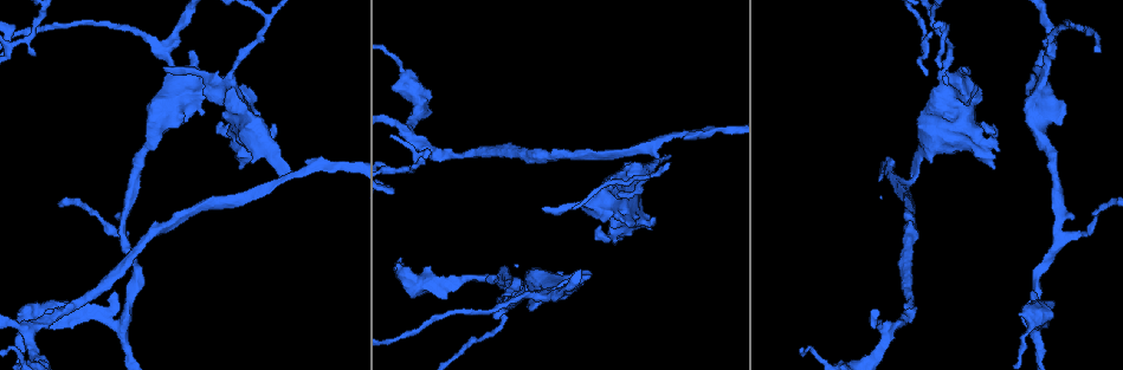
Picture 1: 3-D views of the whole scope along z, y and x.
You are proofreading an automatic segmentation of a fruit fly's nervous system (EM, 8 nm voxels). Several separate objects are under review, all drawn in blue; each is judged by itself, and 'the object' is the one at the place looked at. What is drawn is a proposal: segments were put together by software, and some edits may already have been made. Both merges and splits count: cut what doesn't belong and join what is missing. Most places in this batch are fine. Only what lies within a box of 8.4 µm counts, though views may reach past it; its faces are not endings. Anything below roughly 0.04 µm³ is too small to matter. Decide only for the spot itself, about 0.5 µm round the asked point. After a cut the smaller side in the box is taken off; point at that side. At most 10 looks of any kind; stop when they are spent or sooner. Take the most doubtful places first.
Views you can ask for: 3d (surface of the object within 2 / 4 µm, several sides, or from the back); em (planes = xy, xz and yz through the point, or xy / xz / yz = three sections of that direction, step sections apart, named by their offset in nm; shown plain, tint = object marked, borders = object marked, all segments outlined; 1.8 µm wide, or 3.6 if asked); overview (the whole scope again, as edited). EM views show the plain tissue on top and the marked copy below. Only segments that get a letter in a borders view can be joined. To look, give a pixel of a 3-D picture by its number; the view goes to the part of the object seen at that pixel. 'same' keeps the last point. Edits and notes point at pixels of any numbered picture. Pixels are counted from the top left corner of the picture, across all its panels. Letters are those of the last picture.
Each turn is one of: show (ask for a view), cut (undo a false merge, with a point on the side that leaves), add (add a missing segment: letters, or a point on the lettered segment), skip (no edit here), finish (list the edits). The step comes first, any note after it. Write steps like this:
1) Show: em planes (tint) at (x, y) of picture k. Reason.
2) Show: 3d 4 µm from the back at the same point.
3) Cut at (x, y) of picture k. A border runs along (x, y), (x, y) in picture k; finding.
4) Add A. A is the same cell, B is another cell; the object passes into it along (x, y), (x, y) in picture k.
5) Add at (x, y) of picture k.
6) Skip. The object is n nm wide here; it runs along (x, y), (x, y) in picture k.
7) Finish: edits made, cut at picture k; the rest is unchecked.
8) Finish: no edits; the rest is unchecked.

Show: 3d 4 µm at (191, 51) of picture 1. An open end.

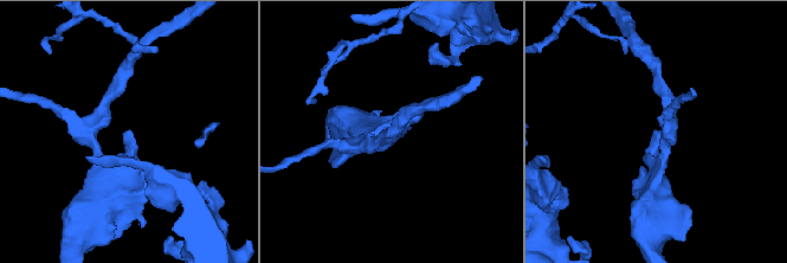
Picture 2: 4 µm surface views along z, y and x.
Show: em planes (tint) at (656, 131) of picture 2.

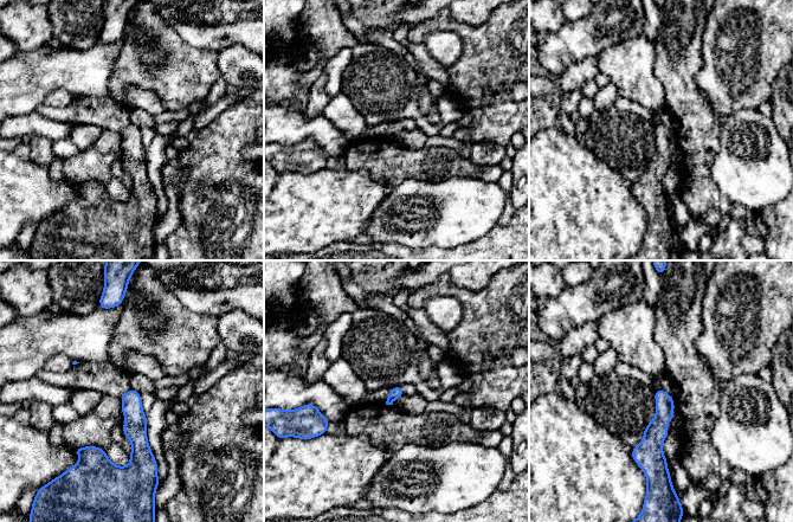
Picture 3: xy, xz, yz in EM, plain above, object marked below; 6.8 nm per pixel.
Show: em planes (borders) at the same point. See the neighbours.

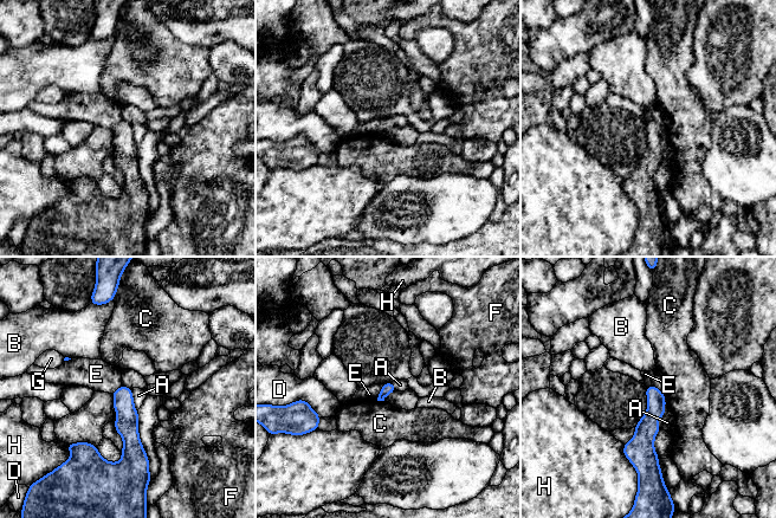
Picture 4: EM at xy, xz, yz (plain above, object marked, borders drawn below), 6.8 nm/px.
Skip. A, B, C, D, E, F, G and H are other cells; a border runs along (383, 384), (376, 400) in picture 4; none of them fits.

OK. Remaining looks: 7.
Show: em planes (borders) at (910, 182) of picture 1. Thick turns thin.

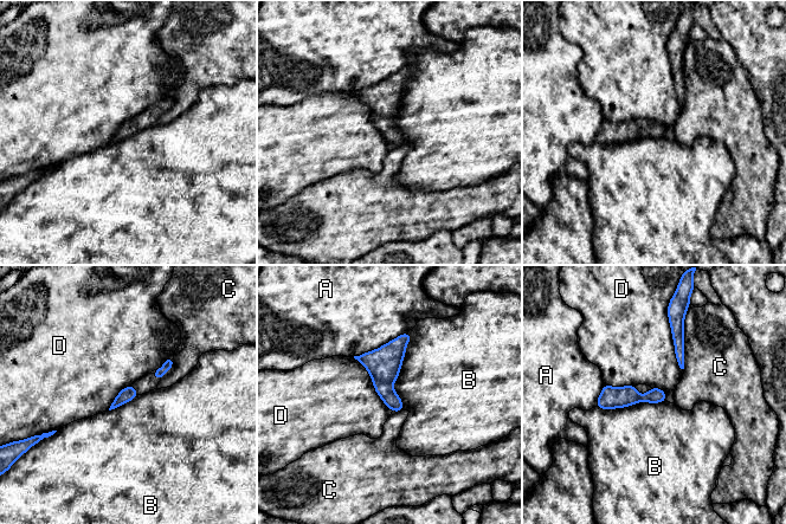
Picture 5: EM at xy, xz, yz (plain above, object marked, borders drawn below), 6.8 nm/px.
Skip. A, B, C and D are other cells; a border runs along (408, 331), (393, 383), (403, 409) in picture 5; continuous, no second cell.

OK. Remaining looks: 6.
Show: 3d 4 µm at (132, 300) of picture 1. Three arms meet.

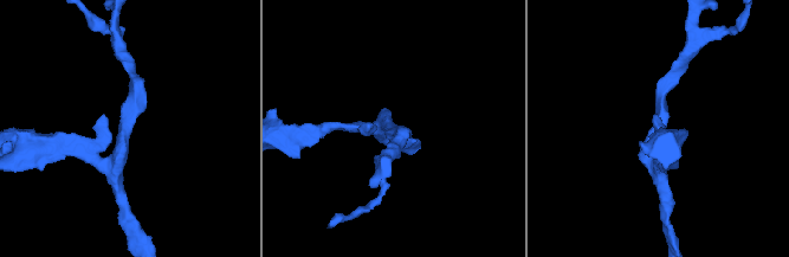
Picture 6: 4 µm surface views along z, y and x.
Show: em planes (tint) at (125, 130) of picture 6. 3 arms meet here; the arms are 160, 200, 220 nm wide; now the EM.

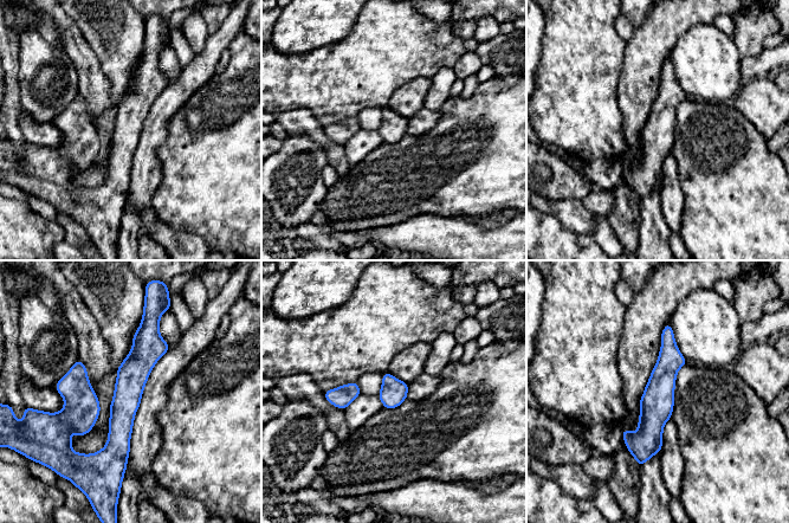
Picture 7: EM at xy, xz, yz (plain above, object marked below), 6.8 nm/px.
Show: em planes (borders) at the same point.

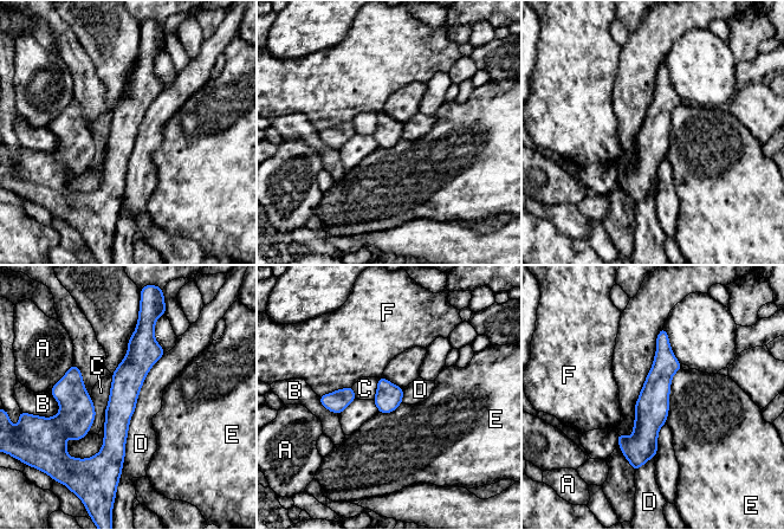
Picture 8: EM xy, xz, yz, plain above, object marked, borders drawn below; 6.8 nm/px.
Skip. A, B, C, D, E and F are other cells; it runs along (142, 329), (117, 414), (118, 469) in picture 8; continuous, no second cell.

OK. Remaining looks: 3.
Show: em planes (tint) at (29, 313) of picture 1. Sudden change in width.

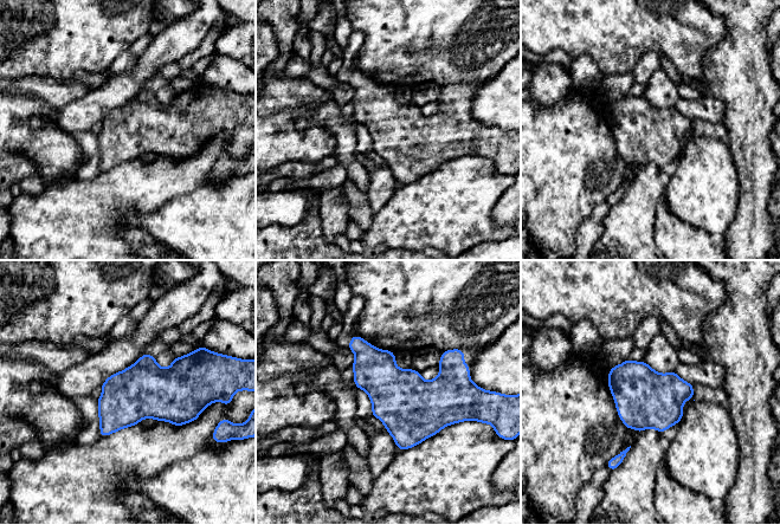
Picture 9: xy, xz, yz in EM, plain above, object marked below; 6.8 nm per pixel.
Show: em planes (borders) at the same point. See the neighbours.

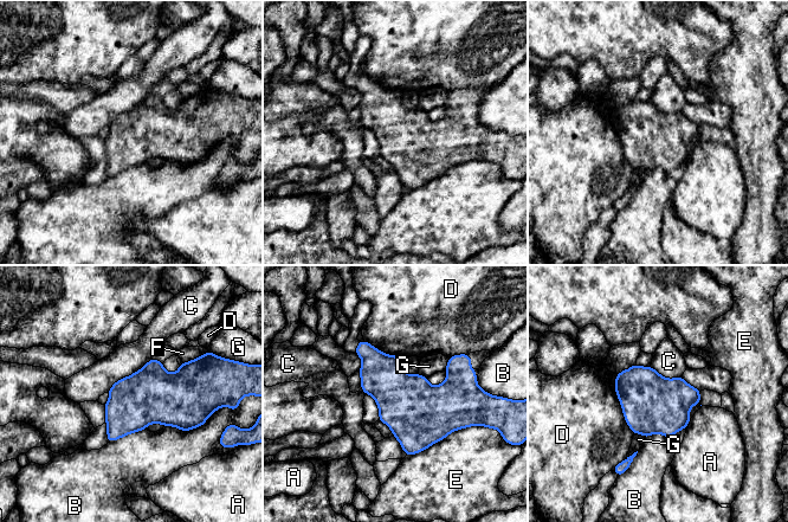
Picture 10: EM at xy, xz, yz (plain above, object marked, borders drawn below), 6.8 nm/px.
Skip. A, B, C, D, E, F and G are other cells; a border runs along (152, 359), (118, 379), (107, 392) in picture 10; one cell here.

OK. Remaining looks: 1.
Finish: no edits; the rest is unchecked.

